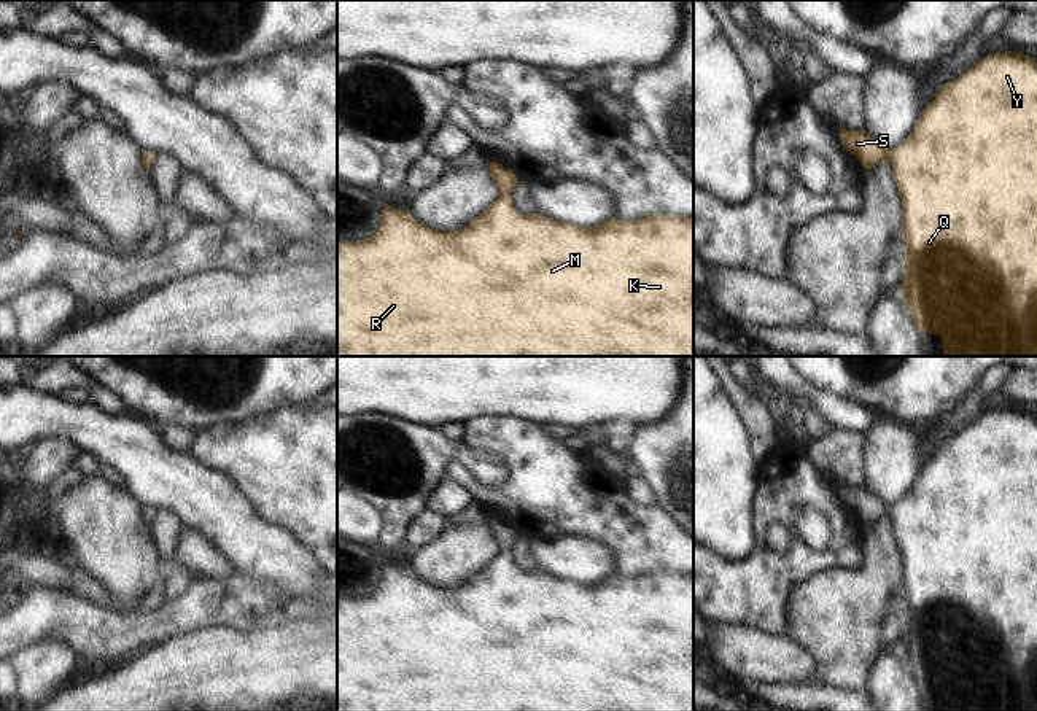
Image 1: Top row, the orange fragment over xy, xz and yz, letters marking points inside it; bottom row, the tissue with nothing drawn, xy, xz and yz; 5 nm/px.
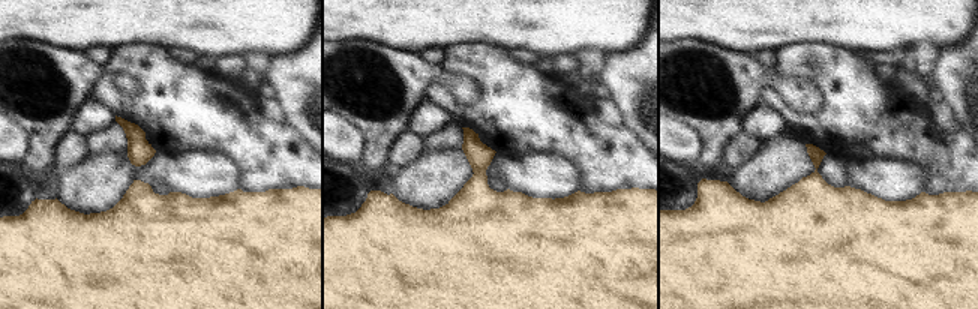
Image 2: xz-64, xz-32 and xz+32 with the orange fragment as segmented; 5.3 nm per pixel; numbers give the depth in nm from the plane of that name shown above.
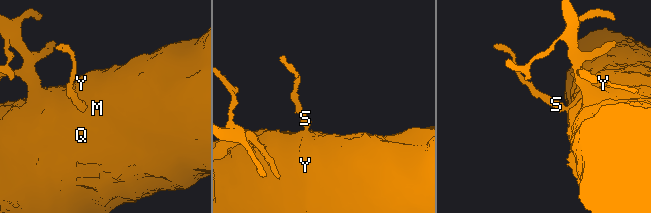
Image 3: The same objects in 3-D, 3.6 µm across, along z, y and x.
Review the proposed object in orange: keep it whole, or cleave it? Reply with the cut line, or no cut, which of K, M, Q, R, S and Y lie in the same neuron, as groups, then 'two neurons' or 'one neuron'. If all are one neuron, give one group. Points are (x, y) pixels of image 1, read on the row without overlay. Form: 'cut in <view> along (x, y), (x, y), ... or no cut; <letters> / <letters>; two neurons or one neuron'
no cut; K M Q R S Y; one neuron

